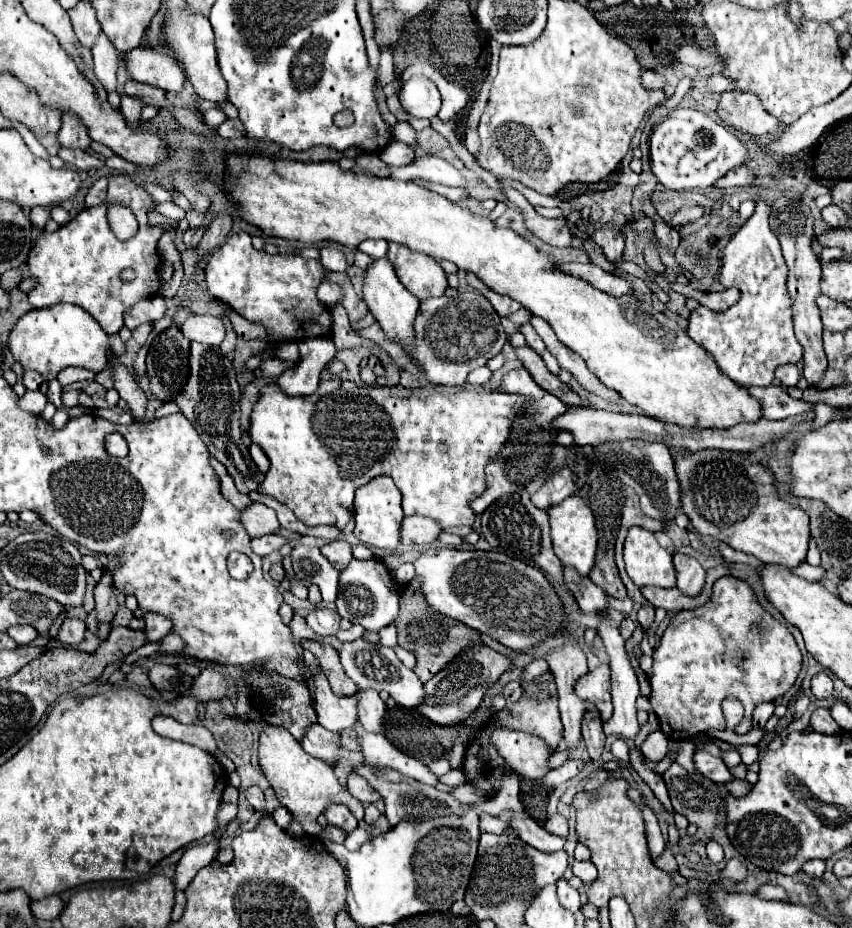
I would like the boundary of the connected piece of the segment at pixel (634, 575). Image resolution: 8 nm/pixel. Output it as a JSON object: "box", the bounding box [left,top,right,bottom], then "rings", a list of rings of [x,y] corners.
{"box":[624,527,674,587],"rings":[[[630,527],[624,543],[624,563],[628,577],[638,585],[654,587],[674,587],[674,565],[672,555],[668,555],[654,533],[642,527]]]}

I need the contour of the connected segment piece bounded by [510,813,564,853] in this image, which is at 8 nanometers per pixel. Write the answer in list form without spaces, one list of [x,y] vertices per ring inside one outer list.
[[[512,813],[510,827],[518,831],[518,837],[522,841],[526,841],[528,845],[532,845],[538,851],[554,853],[554,851],[560,851],[564,847],[564,839],[562,837],[548,833],[542,825],[538,825],[528,815],[516,815],[516,813]]]

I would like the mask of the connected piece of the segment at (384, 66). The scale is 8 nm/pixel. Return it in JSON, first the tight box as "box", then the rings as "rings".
{"box":[378,51,396,83],"rings":[[[382,51],[380,57],[380,69],[378,69],[378,79],[382,83],[394,83],[396,75],[394,75],[394,65],[392,65],[392,53],[390,51]]]}

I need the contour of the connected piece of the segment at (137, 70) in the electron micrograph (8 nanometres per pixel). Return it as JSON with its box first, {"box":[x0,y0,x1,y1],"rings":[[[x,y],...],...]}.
{"box":[122,47,184,91],"rings":[[[136,47],[122,55],[126,73],[140,83],[154,85],[164,91],[180,91],[184,85],[184,73],[168,53],[156,53],[148,47]]]}

